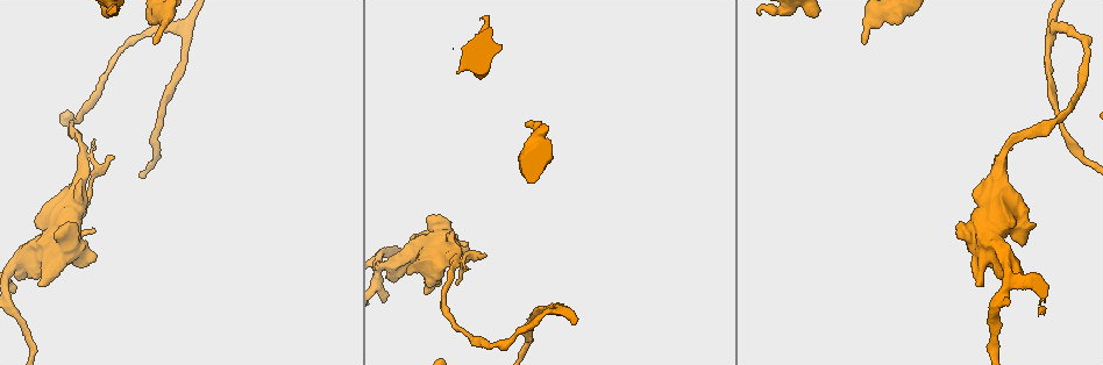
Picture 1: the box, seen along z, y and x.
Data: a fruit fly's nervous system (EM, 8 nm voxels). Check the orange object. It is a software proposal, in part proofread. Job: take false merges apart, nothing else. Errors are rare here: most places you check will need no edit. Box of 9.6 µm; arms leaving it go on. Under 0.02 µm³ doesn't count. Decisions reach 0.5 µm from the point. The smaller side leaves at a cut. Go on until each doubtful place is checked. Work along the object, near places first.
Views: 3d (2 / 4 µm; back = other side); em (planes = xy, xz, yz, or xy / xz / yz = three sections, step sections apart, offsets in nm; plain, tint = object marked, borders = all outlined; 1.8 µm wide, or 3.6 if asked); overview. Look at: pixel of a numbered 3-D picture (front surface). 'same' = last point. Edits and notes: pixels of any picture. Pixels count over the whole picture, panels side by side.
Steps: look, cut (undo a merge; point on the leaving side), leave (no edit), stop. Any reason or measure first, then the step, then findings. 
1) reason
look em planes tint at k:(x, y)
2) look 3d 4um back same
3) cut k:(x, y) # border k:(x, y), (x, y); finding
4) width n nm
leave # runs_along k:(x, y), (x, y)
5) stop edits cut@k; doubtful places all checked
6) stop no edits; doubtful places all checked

sudden change in width
look em yz step 4 tint at 1:(1008, 269)

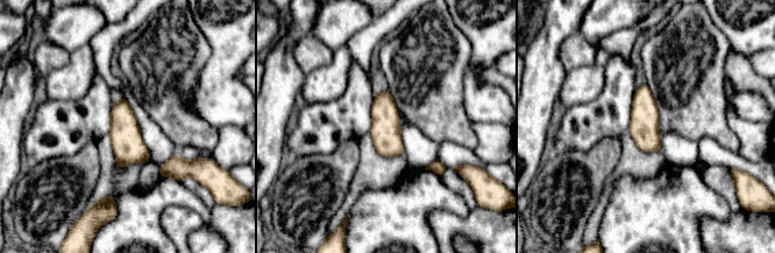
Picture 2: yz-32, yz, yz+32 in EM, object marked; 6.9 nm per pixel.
leave # continuous, no second cell

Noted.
calibre changes
look em 3.6um xz step 4 tint at 1:(993, 256)

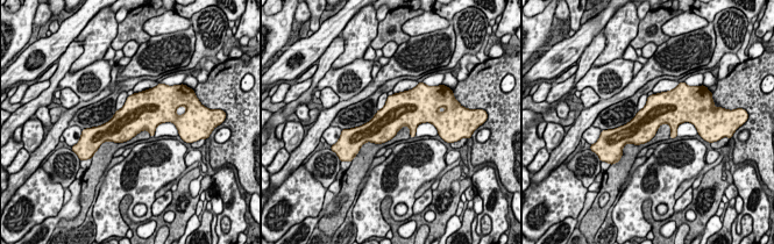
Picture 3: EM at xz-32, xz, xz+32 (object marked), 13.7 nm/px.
cut it another way
look em 3.6um yz step 4 tint same

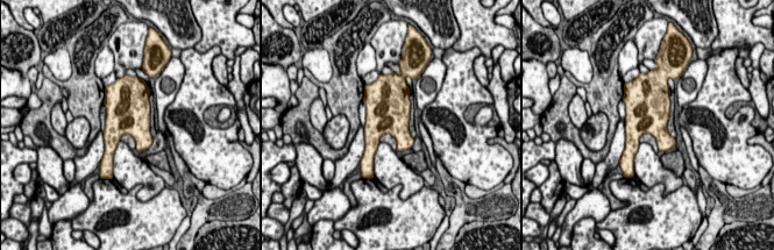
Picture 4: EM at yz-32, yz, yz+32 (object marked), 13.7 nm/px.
leave # continuous, no second cell

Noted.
thick turns thin
look em xy step 4 tint at 1:(1017, 220)

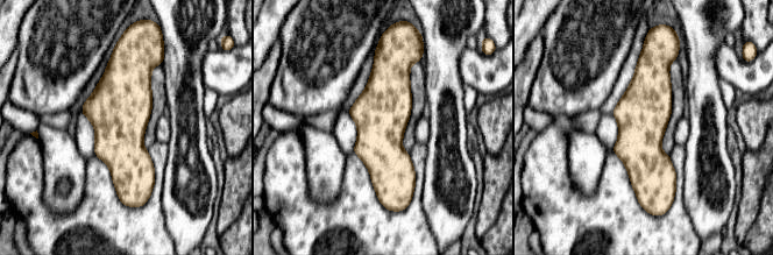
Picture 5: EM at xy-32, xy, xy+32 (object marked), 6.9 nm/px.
another direction
look em yz step 8 tint same

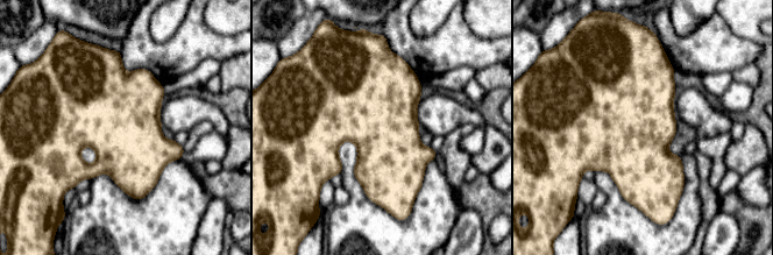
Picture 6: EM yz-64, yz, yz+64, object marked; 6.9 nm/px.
leave # continuous, no second cell

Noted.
calibre changes
look 3d 4um at 1:(453, 259)

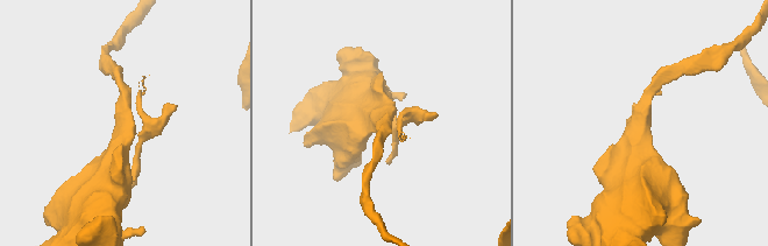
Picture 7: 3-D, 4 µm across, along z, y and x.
look em planes tint at 7:(642, 135)

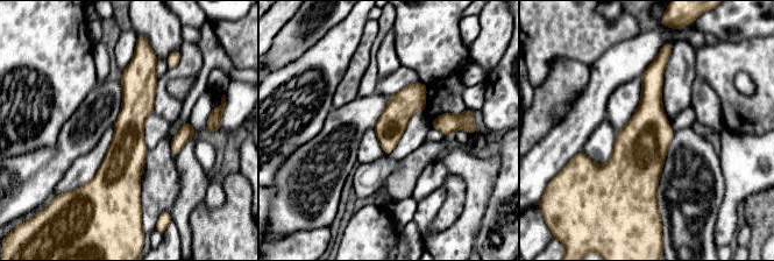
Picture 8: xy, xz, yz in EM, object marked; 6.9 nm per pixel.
width 200 nm
leave # runs_along 8:(141, 62), (122, 200); all the same cell

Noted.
stop no edits; doubtful places all checked

